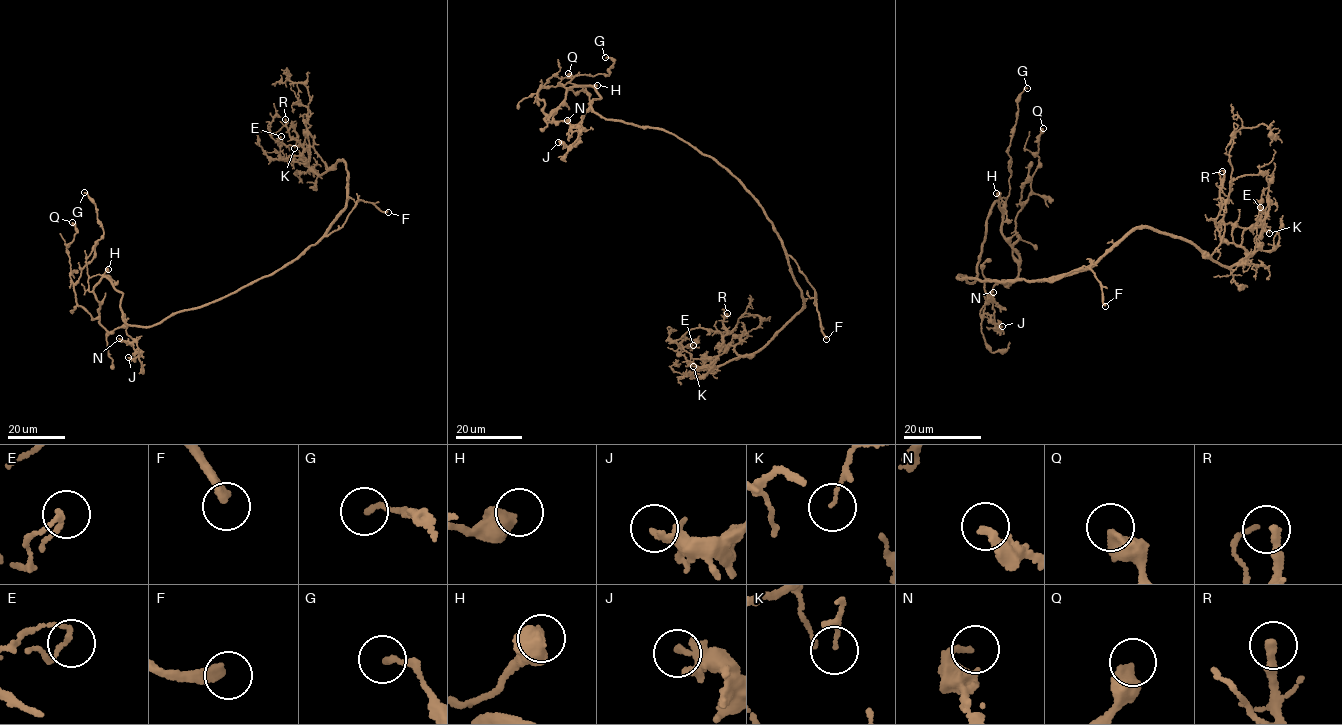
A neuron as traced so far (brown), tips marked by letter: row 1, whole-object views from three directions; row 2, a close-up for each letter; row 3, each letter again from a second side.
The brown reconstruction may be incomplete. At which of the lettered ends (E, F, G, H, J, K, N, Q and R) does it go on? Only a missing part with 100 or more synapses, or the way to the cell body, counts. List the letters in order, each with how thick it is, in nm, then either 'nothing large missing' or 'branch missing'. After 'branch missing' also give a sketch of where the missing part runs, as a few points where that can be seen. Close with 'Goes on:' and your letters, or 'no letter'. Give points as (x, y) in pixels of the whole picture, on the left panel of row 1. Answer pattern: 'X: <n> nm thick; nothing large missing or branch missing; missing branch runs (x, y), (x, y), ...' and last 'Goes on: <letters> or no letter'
E: 120 nm thick; nothing large missing
F: 300 nm thick; branch missing; missing branch runs (388, 212), (404, 214)
G: 160 nm thick; nothing large missing
H: 650 nm thick; nothing large missing
J: 190 nm thick; nothing large missing
K: 70 nm thick; nothing large missing
N: 220 nm thick; nothing large missing
Q: 550 nm thick; nothing large missing
R: 260 nm thick; branch missing; missing branch runs (285, 119), (284, 104), (280, 99), (254, 88), (252, 79), (257, 72), (240, 53), (243, 53)
Goes on: F, R

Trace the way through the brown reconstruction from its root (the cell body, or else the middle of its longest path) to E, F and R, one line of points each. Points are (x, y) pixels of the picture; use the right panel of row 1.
E: (977, 279), (1069, 275), (1147, 227), (1229, 266), (1245, 257), (1244, 230), (1265, 224), (1260, 207)
F: (977, 279), (1043, 279), (1052, 282), (1073, 270), (1089, 269), (1100, 281), (1105, 306)
R: (977, 279), (1069, 275), (1147, 227), (1222, 264), (1236, 263), (1245, 250), (1221, 238), (1216, 226), (1222, 171)

